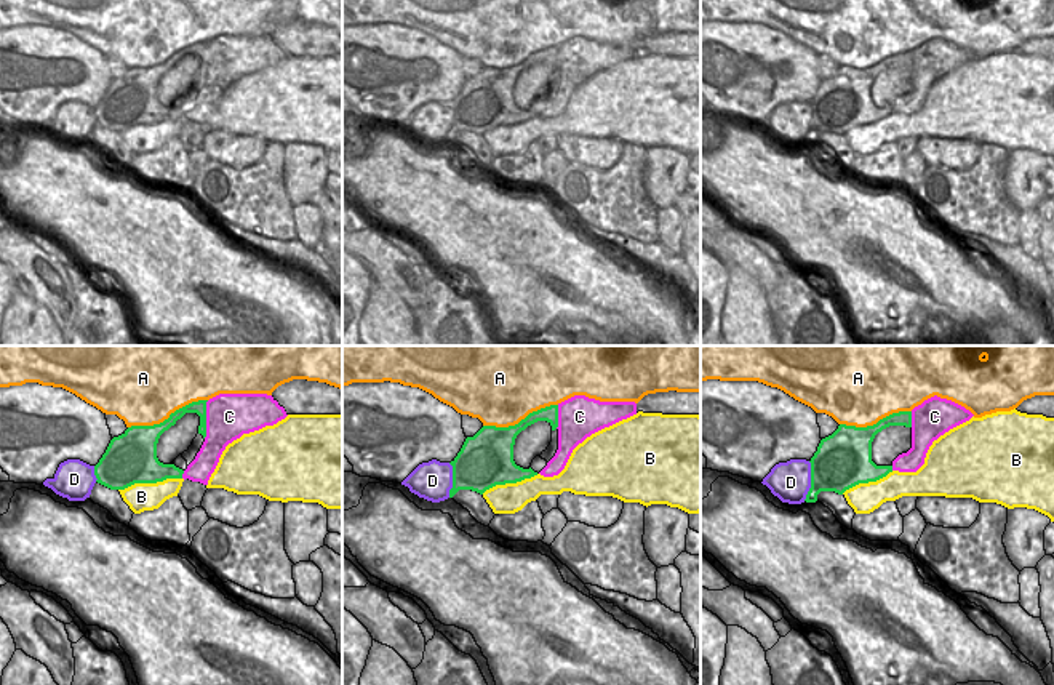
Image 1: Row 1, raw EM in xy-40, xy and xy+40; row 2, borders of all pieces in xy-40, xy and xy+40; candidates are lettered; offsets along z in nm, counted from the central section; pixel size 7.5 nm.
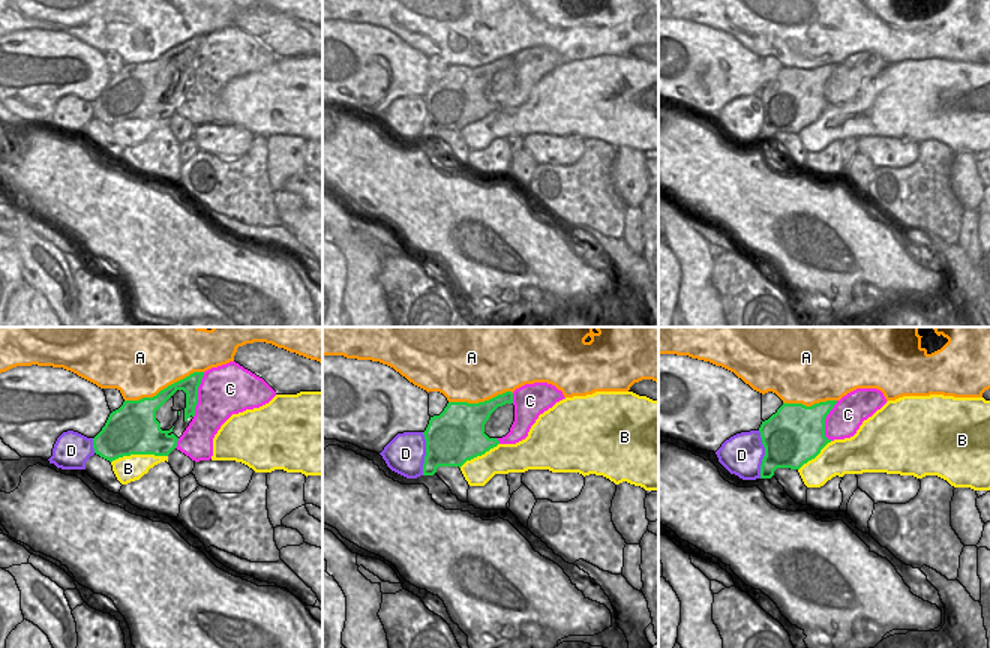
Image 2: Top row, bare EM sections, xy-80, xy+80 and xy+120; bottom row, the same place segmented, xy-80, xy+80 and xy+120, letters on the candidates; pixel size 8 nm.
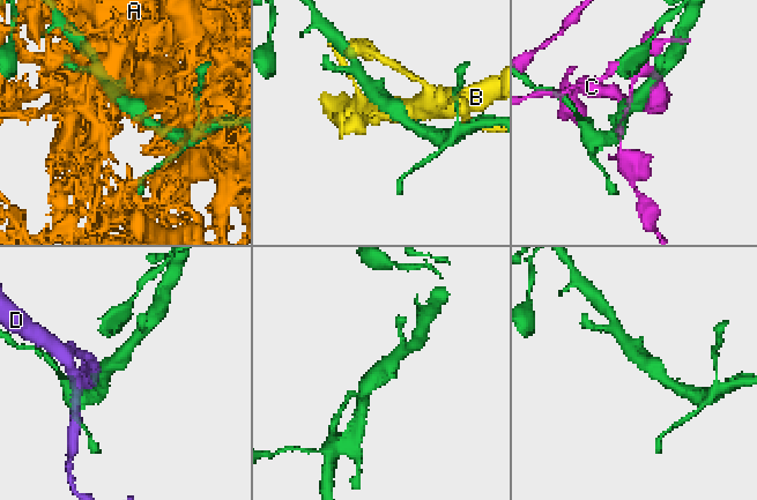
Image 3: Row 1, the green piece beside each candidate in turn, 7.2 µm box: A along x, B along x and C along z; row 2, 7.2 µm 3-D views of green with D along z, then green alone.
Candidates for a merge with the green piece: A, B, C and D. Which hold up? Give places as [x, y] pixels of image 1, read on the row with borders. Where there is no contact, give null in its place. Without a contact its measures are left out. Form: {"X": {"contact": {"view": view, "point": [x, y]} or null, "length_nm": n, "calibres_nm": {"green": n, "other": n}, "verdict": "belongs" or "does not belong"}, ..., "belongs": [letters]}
{"A": {"contact": {"view": "xy-40", "point": [168, 418]}, "length_nm": 650, "calibres_nm": {"green": 220, "other": 480}, "verdict": "does not belong"}, "B": {"contact": {"view": "xy-40", "point": [149, 482]}, "length_nm": 480, "calibres_nm": {"green": 380, "other": 220}, "verdict": "does not belong"}, "C": {"contact": {"view": "xy-40", "point": [205, 420]}, "length_nm": 300, "calibres_nm": {"green": 100, "other": 340}, "verdict": "does not belong"}, "D": {"contact": {"view": "xy+40", "point": [811, 480]}, "length_nm": 300, "calibres_nm": {"green": 400, "other": 300}, "verdict": "does not belong"}, "belongs": []}

